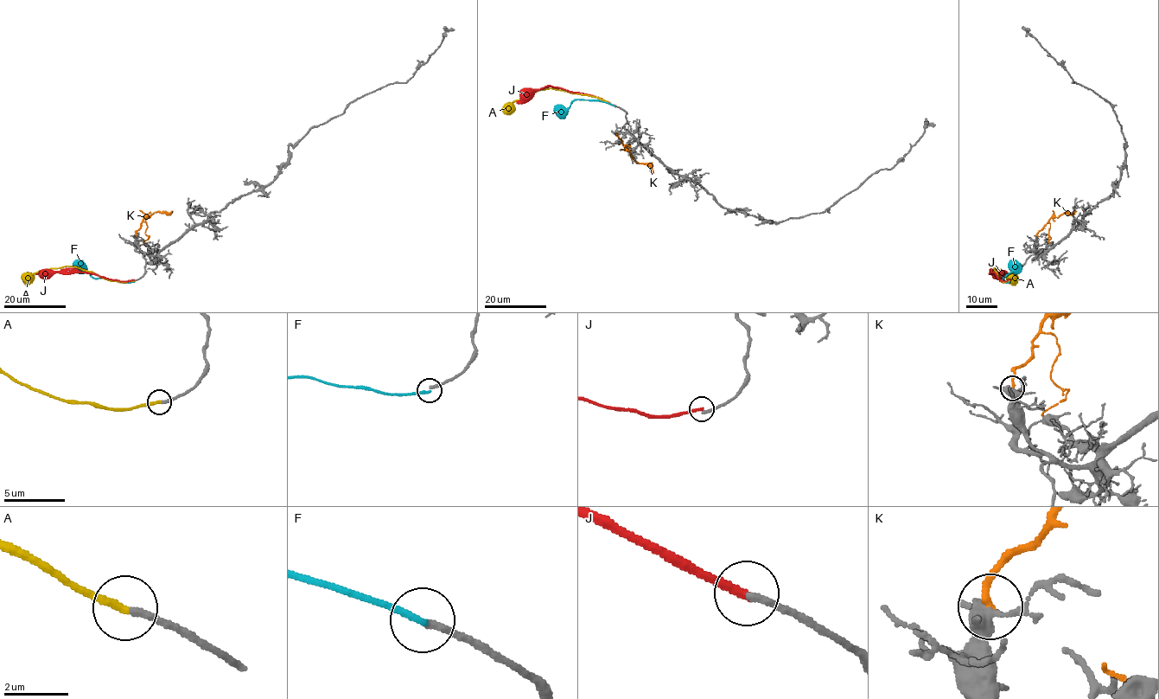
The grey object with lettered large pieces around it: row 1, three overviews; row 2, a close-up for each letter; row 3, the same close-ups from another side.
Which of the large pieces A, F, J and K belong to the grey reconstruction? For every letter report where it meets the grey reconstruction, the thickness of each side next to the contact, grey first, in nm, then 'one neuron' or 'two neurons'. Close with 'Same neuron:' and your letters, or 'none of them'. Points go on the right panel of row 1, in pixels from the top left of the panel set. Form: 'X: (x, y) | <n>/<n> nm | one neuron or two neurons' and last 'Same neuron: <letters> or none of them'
A: (1009, 280) | 240/260 nm | one neuron
F: (1009, 281) | 240/220 nm | two neurons
J: (1009, 279) | 240/260 nm | two neurons
K: (1037, 235) | 400/240 nm | two neurons
Same neuron: A

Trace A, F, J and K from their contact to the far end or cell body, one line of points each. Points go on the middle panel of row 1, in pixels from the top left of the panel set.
A: (614, 105), (582, 94), (545, 89), (514, 100), (506, 112)
F: (615, 105), (575, 99), (568, 107), (554, 112)
J: (615, 105), (595, 97), (550, 86), (538, 89), (526, 99), (520, 99), (517, 103)
K: (616, 133), (635, 161), (648, 164), (653, 173)

